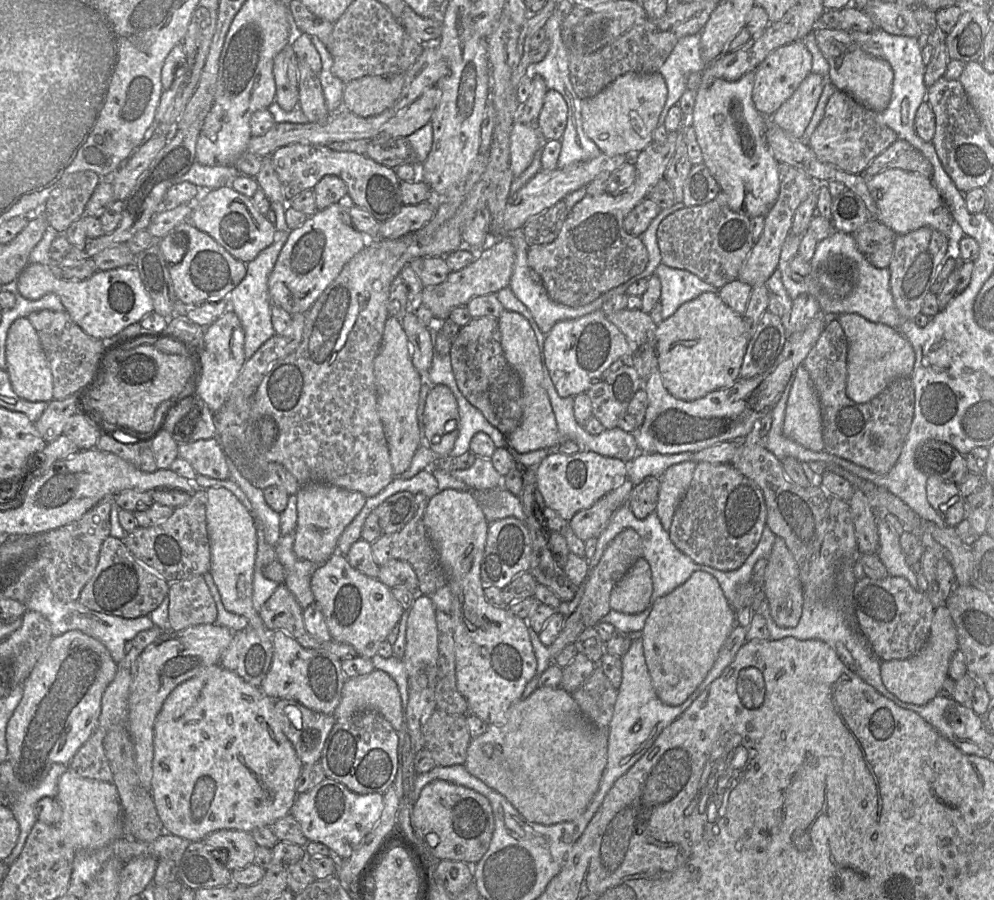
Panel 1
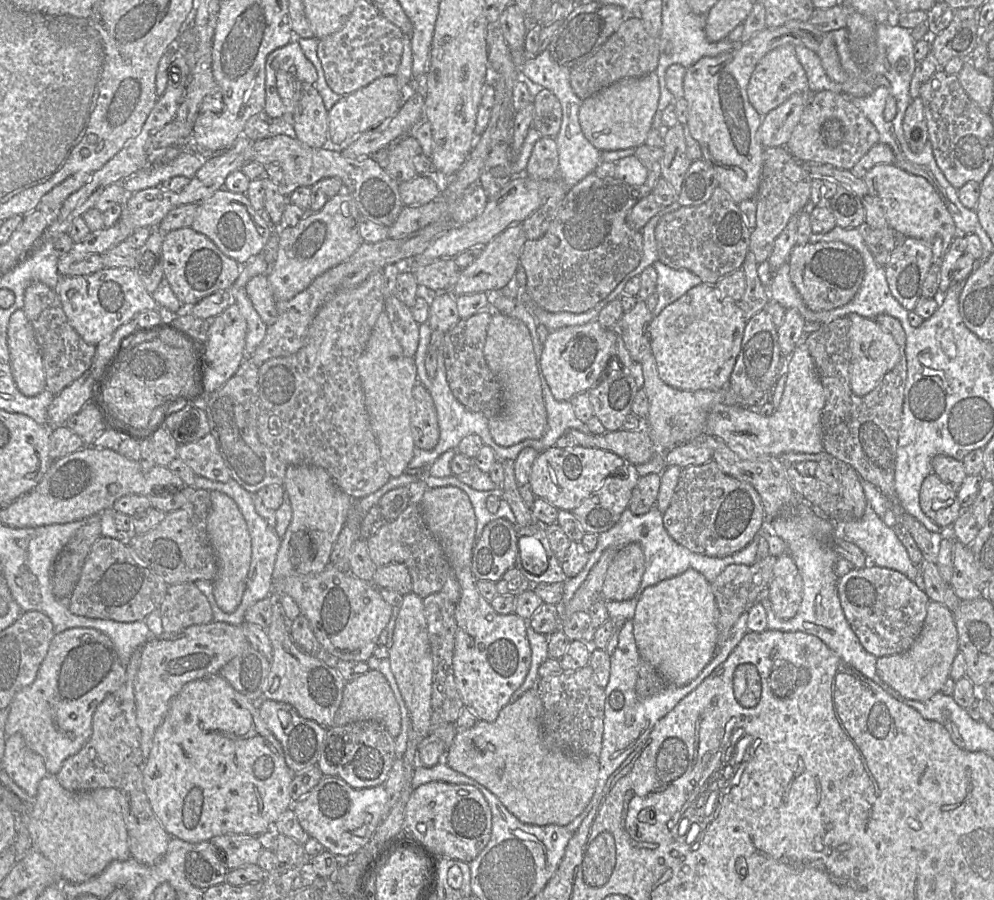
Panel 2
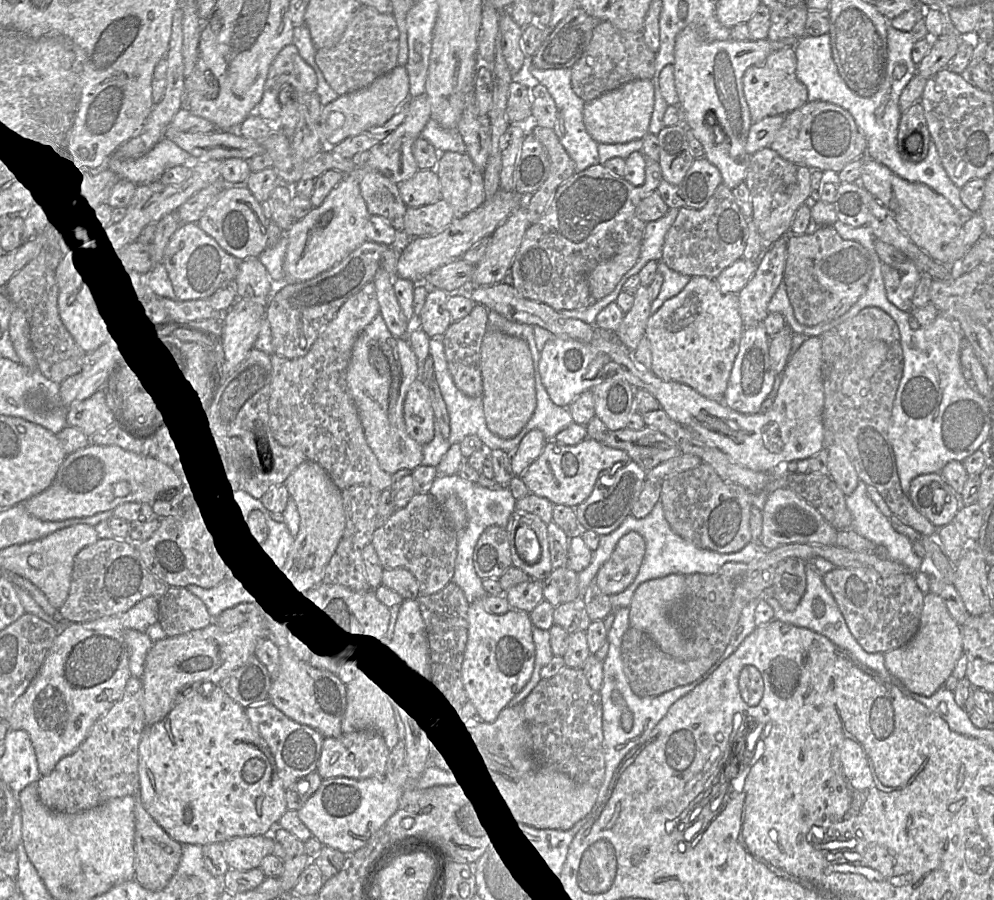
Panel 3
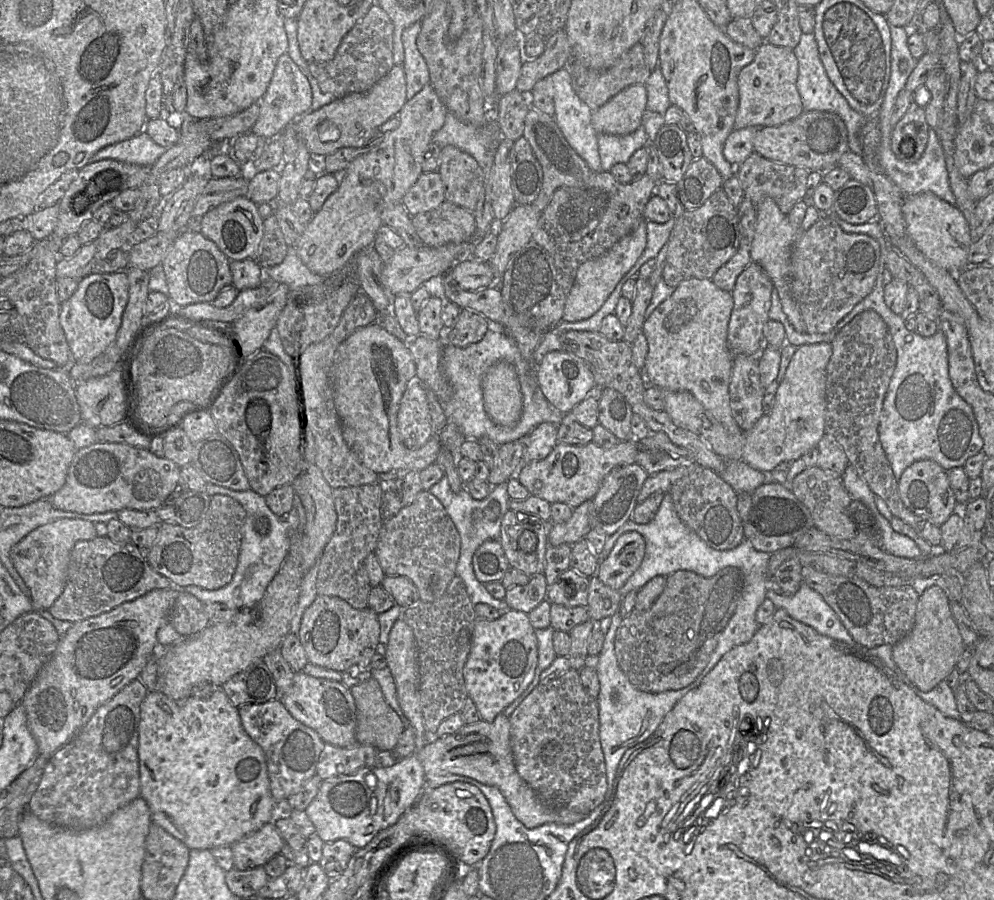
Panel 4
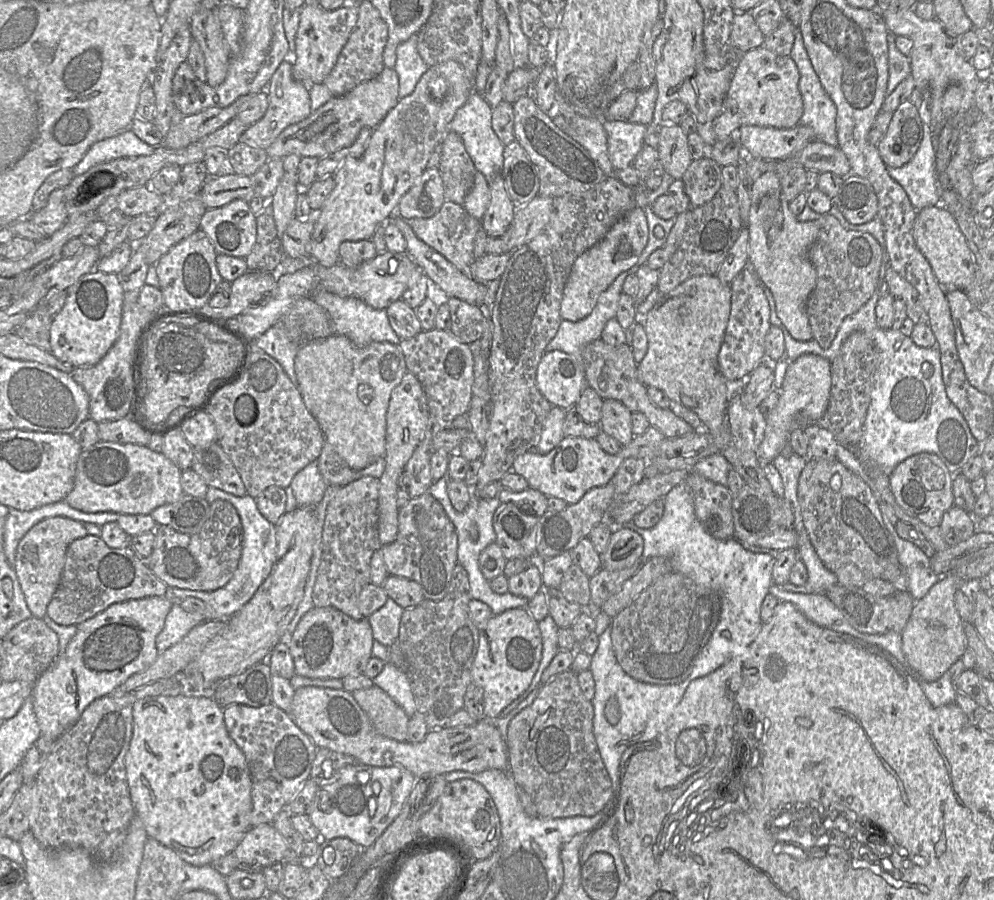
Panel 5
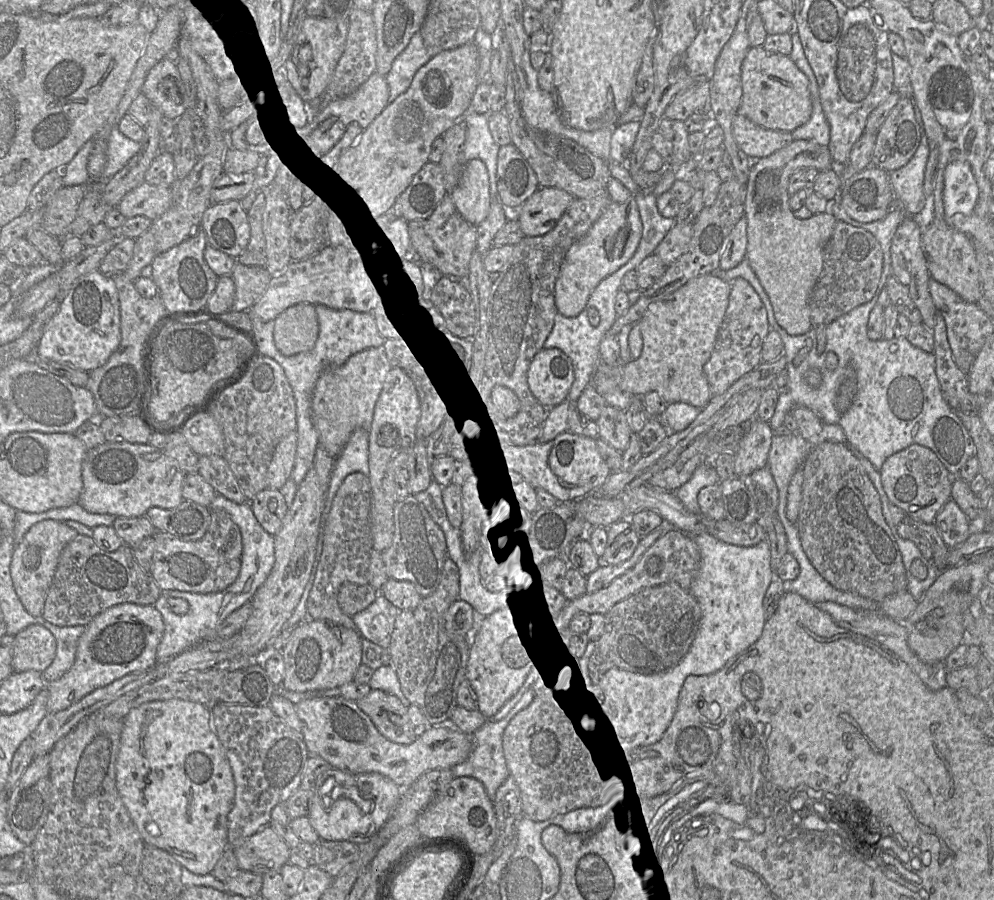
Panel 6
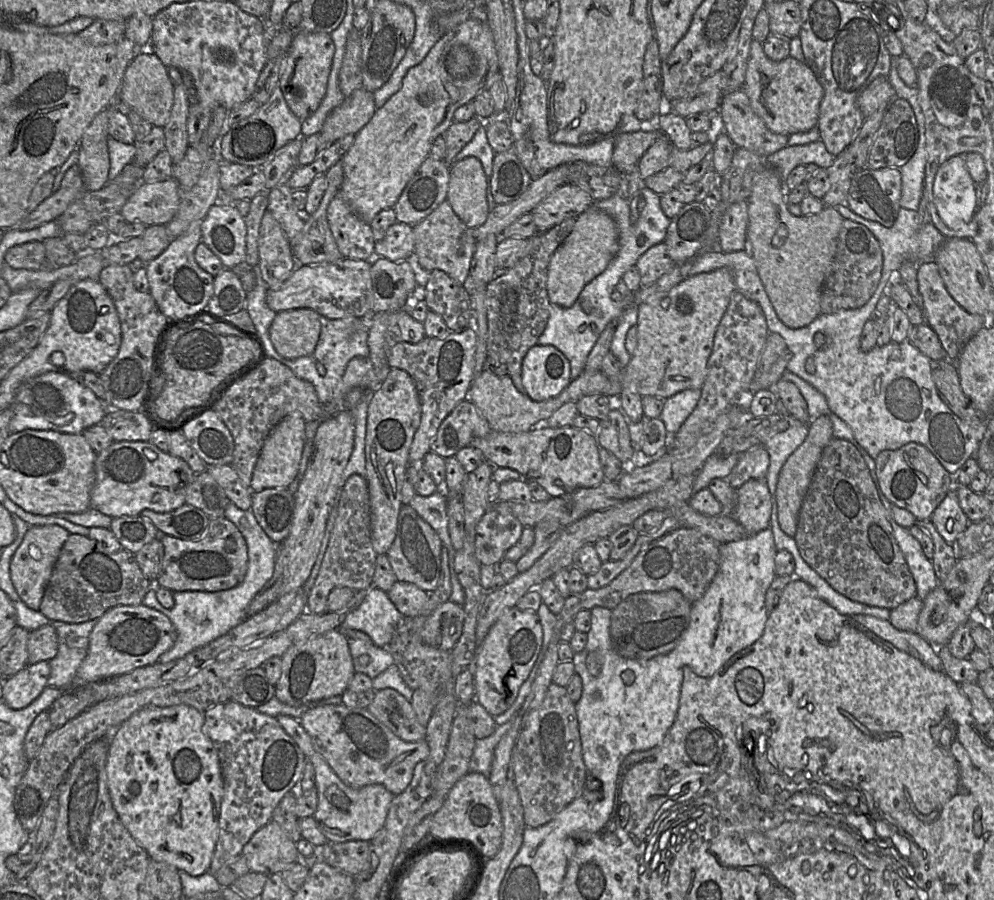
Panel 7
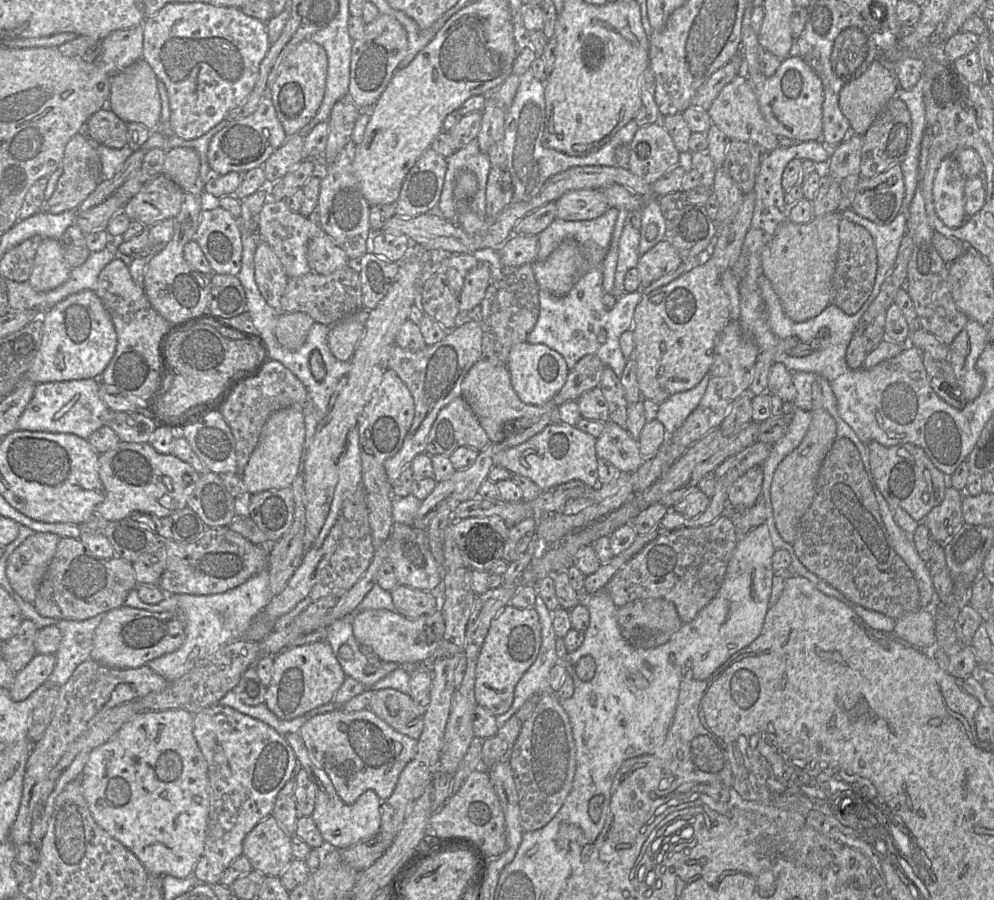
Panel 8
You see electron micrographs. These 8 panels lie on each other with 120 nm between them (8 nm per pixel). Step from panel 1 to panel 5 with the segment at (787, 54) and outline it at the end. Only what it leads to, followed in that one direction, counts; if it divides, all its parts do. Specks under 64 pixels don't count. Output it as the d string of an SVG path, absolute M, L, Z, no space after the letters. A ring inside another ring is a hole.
M764 46L740 54L722 112L714 120L716 140L735 137L742 126L790 129L799 125L803 114L799 80L800 73L790 56L778 55Z

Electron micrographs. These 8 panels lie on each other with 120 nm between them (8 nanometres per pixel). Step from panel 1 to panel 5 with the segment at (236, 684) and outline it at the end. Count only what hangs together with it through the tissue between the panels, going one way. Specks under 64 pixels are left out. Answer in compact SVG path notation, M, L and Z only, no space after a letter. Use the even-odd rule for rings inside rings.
M148 696L136 699L132 707L133 729L129 748L125 754L126 778L130 798L137 814L143 822L148 837L154 838L172 849L186 863L193 866L211 865L214 861L232 853L251 826L251 775L243 752L229 736L223 717L223 708L207 696Z

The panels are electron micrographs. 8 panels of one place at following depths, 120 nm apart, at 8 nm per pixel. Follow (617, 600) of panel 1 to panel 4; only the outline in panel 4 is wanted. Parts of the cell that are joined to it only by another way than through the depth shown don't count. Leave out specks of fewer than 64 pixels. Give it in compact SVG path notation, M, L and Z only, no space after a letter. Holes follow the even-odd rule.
M636 531L622 534L609 555L601 560L594 576L606 586L620 590L639 568L645 554L645 540Z

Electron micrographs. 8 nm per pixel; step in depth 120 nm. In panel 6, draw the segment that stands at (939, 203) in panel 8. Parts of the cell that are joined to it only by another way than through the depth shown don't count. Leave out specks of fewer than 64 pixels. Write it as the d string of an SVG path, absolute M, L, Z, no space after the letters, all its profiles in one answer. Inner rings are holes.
M953 161L944 171L943 204L947 224L969 216L977 202L978 186L966 161Z

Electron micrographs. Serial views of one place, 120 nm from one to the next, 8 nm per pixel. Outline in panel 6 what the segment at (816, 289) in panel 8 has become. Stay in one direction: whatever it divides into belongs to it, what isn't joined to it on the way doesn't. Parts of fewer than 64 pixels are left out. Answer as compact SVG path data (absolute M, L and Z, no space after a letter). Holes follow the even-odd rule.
M794 140L775 153L752 161L745 199L746 258L769 296L777 323L792 336L812 329L809 297L822 272L824 248L837 222L830 210L808 219L795 217L789 206L788 184L790 176L802 167L813 167L819 172L839 169L827 146L812 140Z

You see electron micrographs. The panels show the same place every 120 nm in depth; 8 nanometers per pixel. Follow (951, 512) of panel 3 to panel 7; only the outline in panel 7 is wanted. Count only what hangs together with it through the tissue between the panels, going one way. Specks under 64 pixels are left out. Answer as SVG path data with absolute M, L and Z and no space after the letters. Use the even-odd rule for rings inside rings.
M909 442L896 450L883 450L874 461L886 498L893 505L911 512L918 520L930 520L934 510L955 486L954 476L947 472L930 450L916 442Z

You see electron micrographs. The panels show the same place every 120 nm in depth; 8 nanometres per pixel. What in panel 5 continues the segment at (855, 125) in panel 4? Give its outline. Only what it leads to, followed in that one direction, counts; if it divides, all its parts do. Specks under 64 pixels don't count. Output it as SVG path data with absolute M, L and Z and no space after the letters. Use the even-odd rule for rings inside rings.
M797 30L790 57L800 73L799 91L803 100L800 125L810 126L817 140L838 147L836 106L823 88L805 49L802 34Z

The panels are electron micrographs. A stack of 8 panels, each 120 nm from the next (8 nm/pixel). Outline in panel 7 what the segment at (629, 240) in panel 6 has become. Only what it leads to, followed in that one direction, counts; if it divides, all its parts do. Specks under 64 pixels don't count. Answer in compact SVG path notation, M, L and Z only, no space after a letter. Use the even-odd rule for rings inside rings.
M591 206L576 218L571 233L552 255L547 273L547 293L550 303L570 308L583 288L600 275L619 249L619 230L611 216Z

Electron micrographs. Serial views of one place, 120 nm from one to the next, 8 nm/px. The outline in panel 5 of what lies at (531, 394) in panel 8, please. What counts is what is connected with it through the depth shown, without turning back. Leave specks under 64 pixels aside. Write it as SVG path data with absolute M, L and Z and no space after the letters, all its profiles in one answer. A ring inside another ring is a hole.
M560 350L545 352L537 367L536 384L540 393L552 406L568 410L577 404L583 389L588 387L583 361L578 362L572 355Z

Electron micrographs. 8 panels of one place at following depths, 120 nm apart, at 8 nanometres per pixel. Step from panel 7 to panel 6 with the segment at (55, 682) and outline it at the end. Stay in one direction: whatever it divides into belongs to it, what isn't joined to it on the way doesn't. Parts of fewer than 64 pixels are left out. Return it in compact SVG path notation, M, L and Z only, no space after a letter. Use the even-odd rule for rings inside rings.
M41 619L41 624L54 635L57 642L55 658L42 673L45 683L48 684L62 677L72 667L78 640L86 626L60 627L44 619Z

